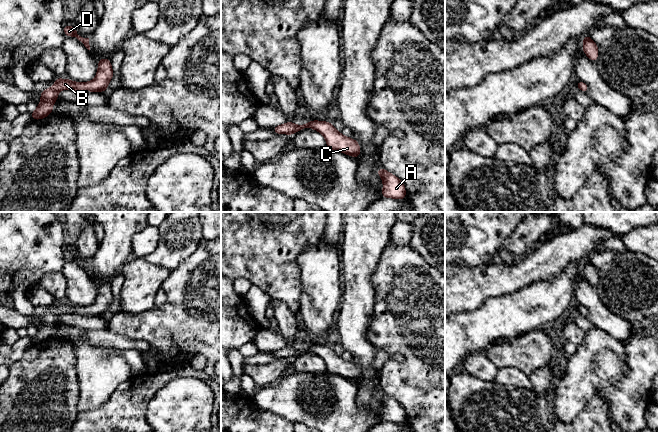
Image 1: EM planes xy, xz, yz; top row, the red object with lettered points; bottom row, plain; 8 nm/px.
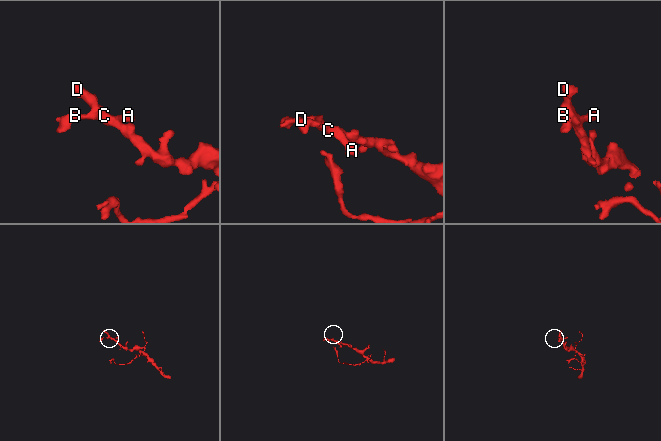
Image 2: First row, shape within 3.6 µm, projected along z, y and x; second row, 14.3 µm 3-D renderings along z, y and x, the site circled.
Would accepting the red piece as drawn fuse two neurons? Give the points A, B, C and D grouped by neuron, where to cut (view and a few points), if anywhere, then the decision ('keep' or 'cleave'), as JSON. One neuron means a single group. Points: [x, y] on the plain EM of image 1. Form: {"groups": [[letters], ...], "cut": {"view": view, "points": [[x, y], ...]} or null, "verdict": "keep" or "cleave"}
{"groups": [["A", "B", "C", "D"]], "cut": null, "verdict": "keep"}

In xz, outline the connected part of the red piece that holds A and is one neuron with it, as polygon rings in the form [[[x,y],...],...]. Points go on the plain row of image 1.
[[[384,391],[377,392],[376,395],[383,405],[383,422],[406,423],[406,412],[398,401],[386,395]]]

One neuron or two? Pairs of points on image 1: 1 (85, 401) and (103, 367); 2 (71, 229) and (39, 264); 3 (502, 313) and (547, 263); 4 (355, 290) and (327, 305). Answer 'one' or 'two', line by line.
1: one
2: two
3: two
4: two

